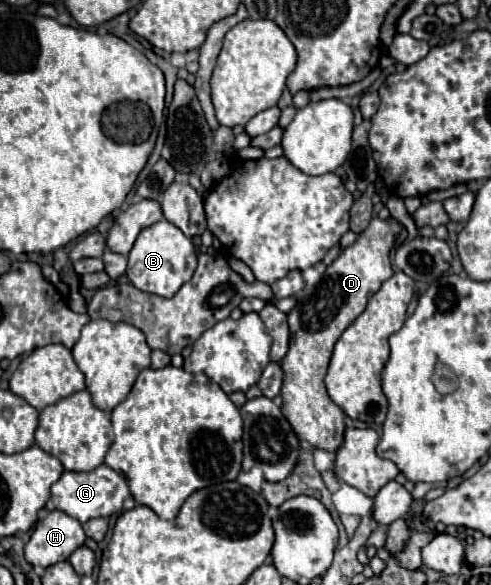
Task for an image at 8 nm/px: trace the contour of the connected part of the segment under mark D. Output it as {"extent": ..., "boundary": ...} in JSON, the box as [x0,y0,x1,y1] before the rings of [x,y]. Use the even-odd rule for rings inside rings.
{"extent":[281,218,401,452],"boundary":[[[373,218],[363,234],[359,234],[357,242],[341,252],[341,256],[327,268],[325,278],[319,284],[319,292],[301,300],[287,314],[289,330],[293,332],[289,342],[289,352],[281,360],[281,368],[285,372],[283,378],[283,416],[289,420],[293,432],[299,440],[309,442],[313,448],[321,448],[327,452],[337,452],[343,444],[345,432],[345,414],[333,404],[329,398],[323,378],[331,360],[331,352],[343,330],[365,310],[367,300],[381,288],[381,284],[393,274],[389,250],[395,242],[395,234],[401,232],[401,224],[391,220]]]}

